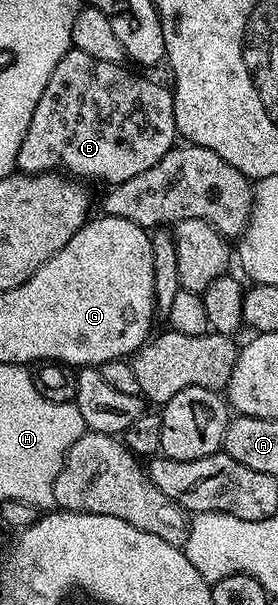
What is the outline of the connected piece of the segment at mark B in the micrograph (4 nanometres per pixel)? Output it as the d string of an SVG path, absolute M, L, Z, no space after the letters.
M77 47L64 54L45 82L41 102L37 102L21 150L17 150L20 173L66 174L83 182L108 180L114 186L165 158L177 140L175 97L123 67L93 58Z

